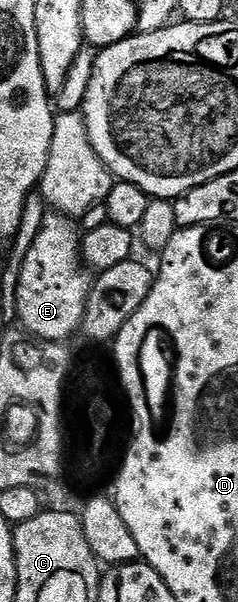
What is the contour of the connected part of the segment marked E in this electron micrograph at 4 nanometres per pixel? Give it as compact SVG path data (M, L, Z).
M47 212L40 235L36 235L32 247L21 260L17 324L33 337L69 342L69 337L82 328L86 300L90 298L92 288L91 274L82 260L82 238L75 218L66 217L63 213Z

